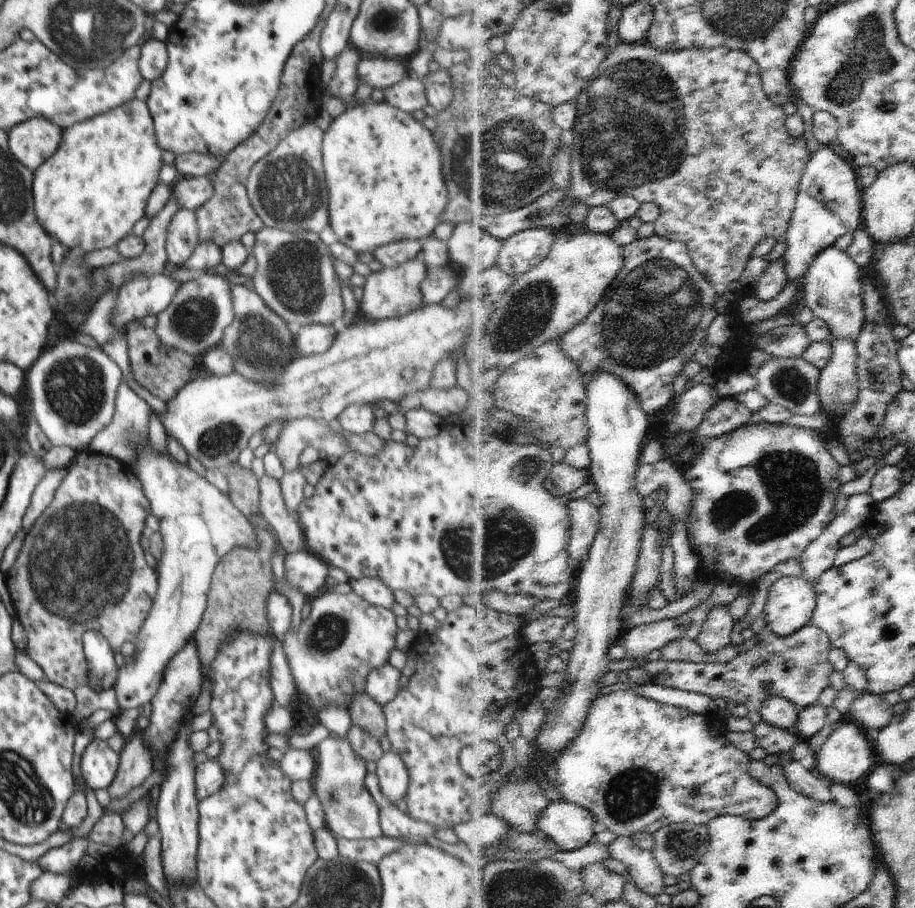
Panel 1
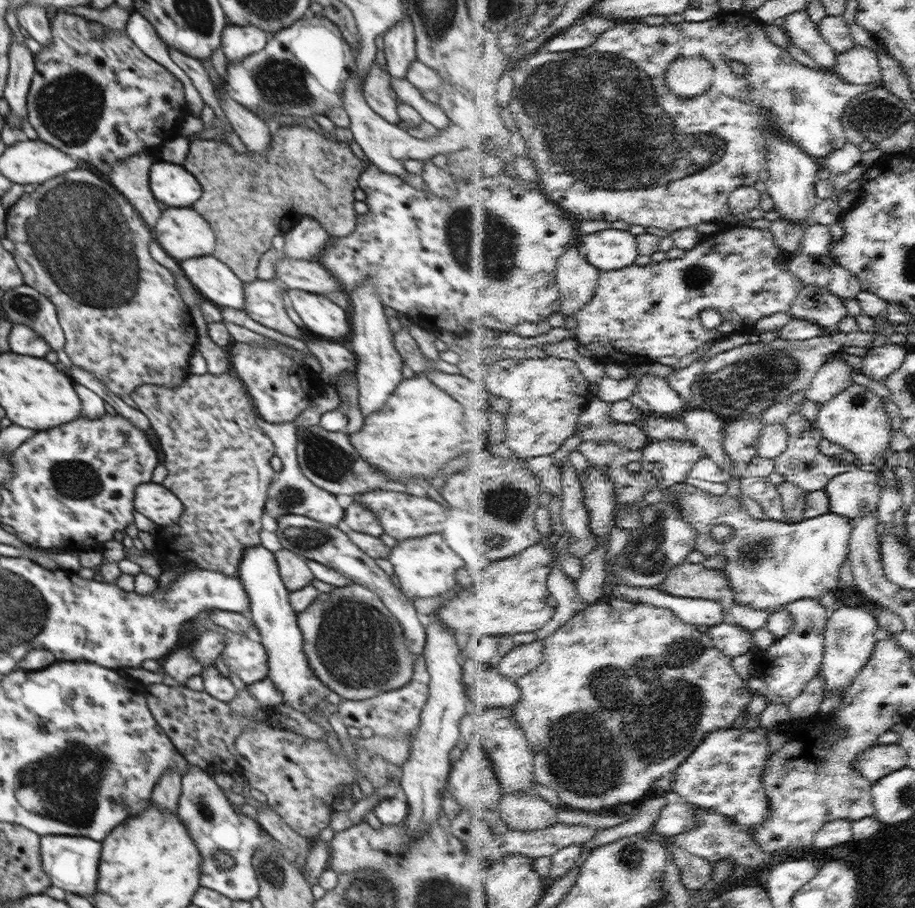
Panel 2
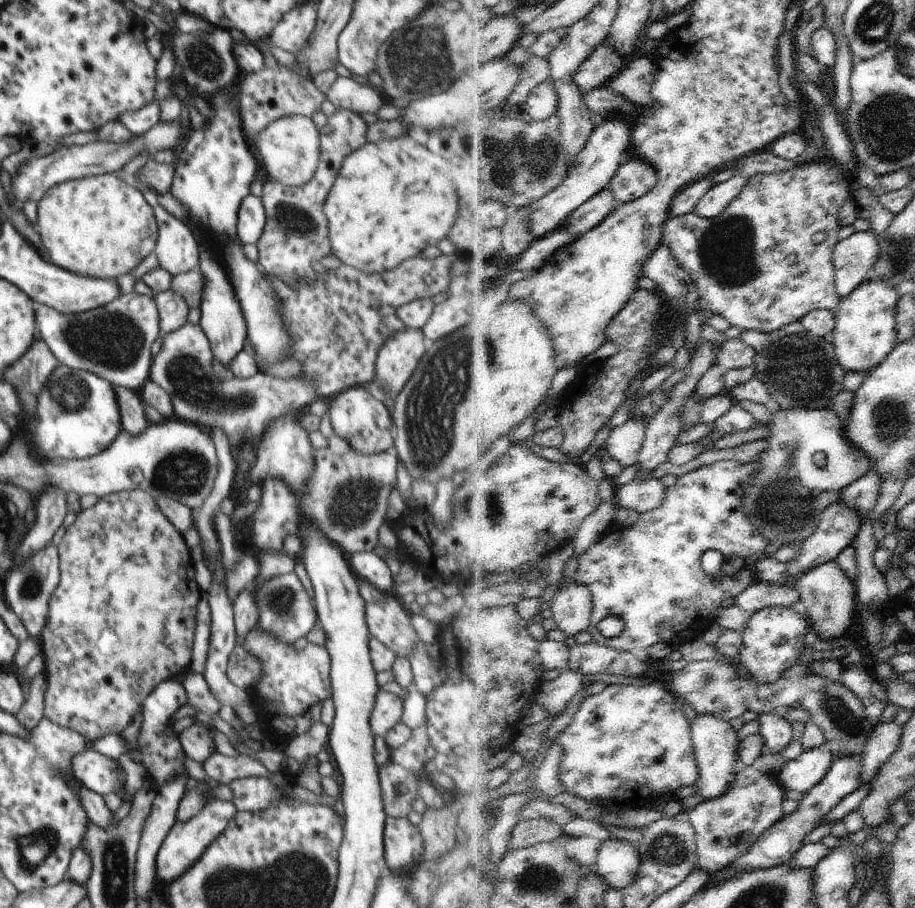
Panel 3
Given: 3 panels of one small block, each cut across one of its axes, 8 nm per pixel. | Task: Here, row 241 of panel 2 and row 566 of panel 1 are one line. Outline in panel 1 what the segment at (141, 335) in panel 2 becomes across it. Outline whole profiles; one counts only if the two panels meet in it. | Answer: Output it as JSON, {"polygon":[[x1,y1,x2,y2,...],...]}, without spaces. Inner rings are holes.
{"polygon":[[95,447,77,452,54,493,54,500,29,528,20,554,5,577,13,606,26,632,25,651,42,668,46,679,70,690,88,686,84,633,102,633,113,652,120,652,124,643,135,642,156,598,157,571,146,564,140,548,140,538,147,532,146,518,151,514,150,502,140,478,136,478,130,468,116,458,100,454]]}

